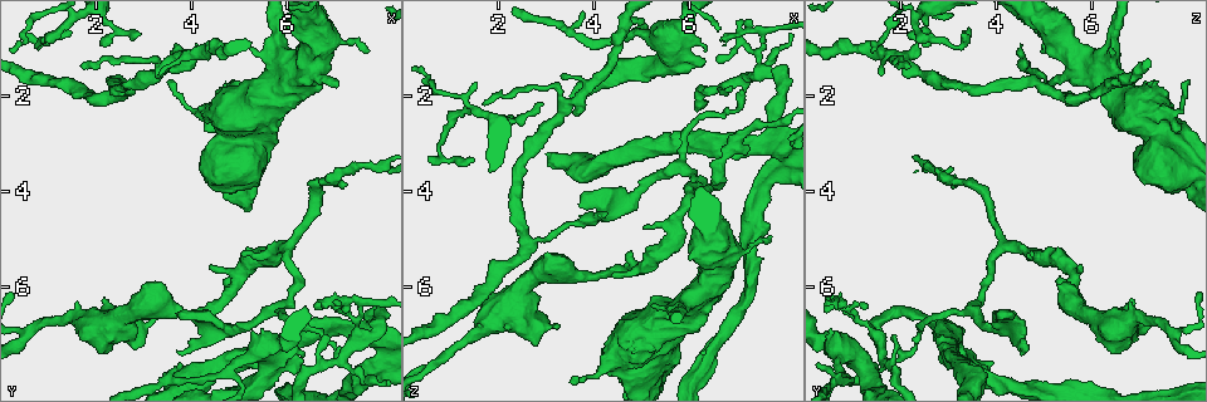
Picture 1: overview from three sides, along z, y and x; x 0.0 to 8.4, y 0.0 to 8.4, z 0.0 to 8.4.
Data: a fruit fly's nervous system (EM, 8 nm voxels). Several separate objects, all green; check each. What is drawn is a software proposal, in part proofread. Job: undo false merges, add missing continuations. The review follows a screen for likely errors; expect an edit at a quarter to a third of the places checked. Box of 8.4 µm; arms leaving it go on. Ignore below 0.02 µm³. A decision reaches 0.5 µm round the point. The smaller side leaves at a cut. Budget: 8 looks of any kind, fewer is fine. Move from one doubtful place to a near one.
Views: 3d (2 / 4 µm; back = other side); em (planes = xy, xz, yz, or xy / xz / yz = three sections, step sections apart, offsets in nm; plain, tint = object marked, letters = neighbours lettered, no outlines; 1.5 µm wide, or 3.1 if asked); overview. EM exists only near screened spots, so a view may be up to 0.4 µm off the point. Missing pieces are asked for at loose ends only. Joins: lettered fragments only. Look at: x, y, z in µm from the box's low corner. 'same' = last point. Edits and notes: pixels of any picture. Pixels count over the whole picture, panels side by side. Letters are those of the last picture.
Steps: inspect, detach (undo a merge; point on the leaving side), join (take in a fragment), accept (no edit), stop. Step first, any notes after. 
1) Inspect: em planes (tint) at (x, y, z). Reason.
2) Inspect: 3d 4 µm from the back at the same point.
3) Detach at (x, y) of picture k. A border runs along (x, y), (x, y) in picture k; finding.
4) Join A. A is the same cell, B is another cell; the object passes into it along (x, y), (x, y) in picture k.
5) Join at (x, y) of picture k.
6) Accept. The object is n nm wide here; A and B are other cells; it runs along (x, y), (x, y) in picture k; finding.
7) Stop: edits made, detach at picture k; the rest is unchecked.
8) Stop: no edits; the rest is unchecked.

Inspect: 3d 4 µm at (6.30, 7.50, 1.10). An open end.

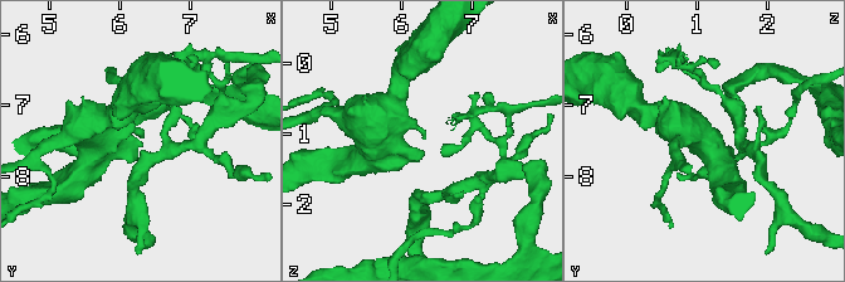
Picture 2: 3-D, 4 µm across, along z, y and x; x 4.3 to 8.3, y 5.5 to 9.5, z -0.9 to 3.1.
Inspect: em xy step 8 (letters) at (6.30, 7.50, 1.05).

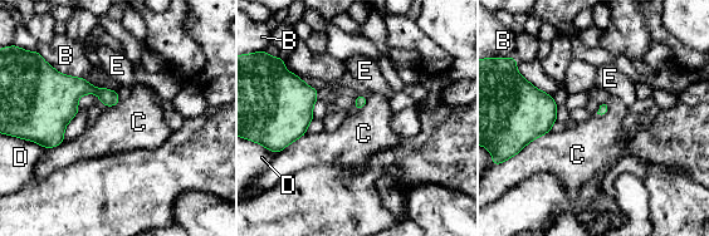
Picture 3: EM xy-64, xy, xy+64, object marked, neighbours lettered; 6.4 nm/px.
Inspect: em planes (letters) at the same point. Cut it another way.

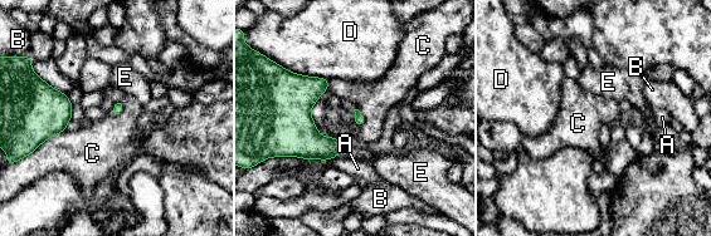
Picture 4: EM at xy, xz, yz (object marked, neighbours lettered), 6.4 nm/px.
Accept. A, B, C, D and E are other cells; a border runs along (66, 129), (47, 138), (33, 152) in picture 4; none of them fits.

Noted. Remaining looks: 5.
Inspect: 3d 4 µm at (7.00, 1.80, 5.05). An open end.

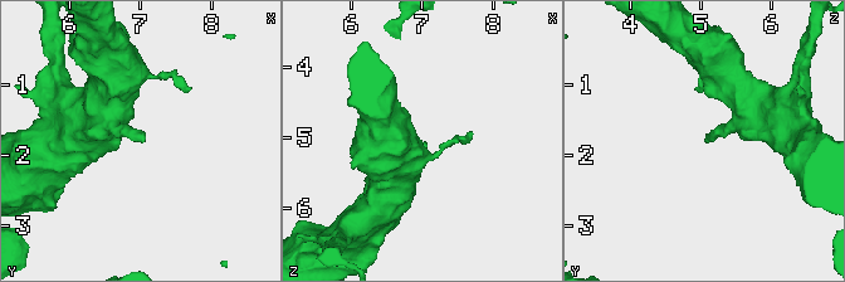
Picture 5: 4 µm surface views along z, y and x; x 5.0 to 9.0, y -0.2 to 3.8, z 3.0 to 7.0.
Inspect: em xz step 8 (letters) at (7.05, 1.80, 5.10). Now the EM.

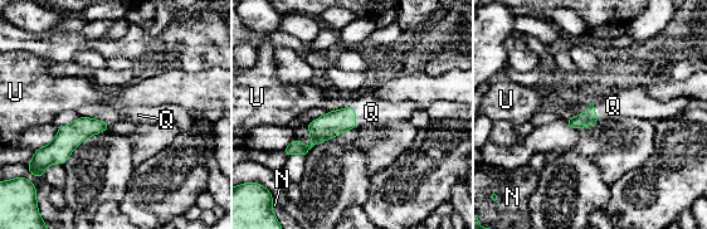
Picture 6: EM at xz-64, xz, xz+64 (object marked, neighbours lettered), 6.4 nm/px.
Inspect: em planes (letters) at the same point.

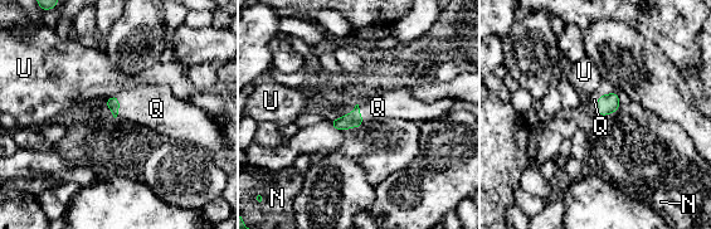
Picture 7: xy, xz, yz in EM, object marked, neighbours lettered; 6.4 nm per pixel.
Join Q. Q is the same cell, N and U are other cells; it goes on there.

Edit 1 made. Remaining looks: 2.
Stop: edits made, join at picture 7; the rest is unchecked.

